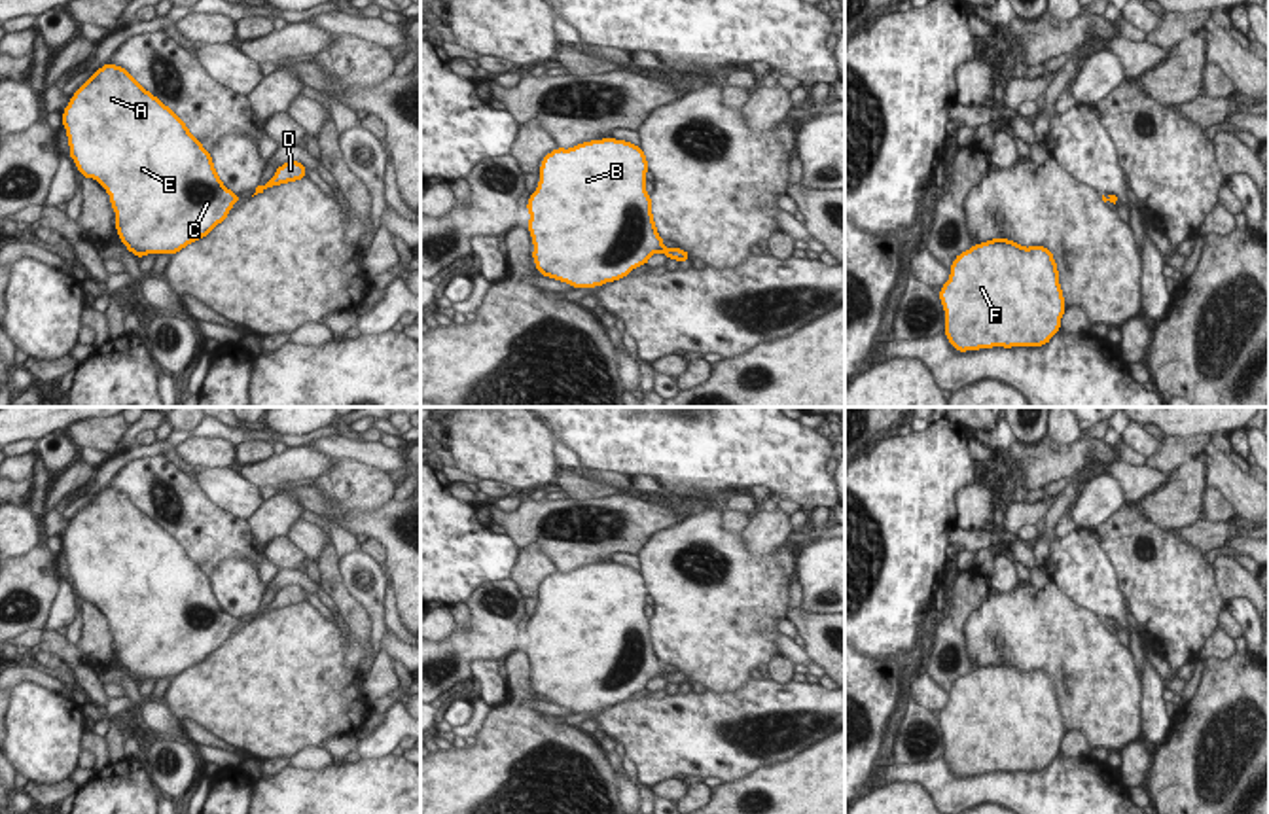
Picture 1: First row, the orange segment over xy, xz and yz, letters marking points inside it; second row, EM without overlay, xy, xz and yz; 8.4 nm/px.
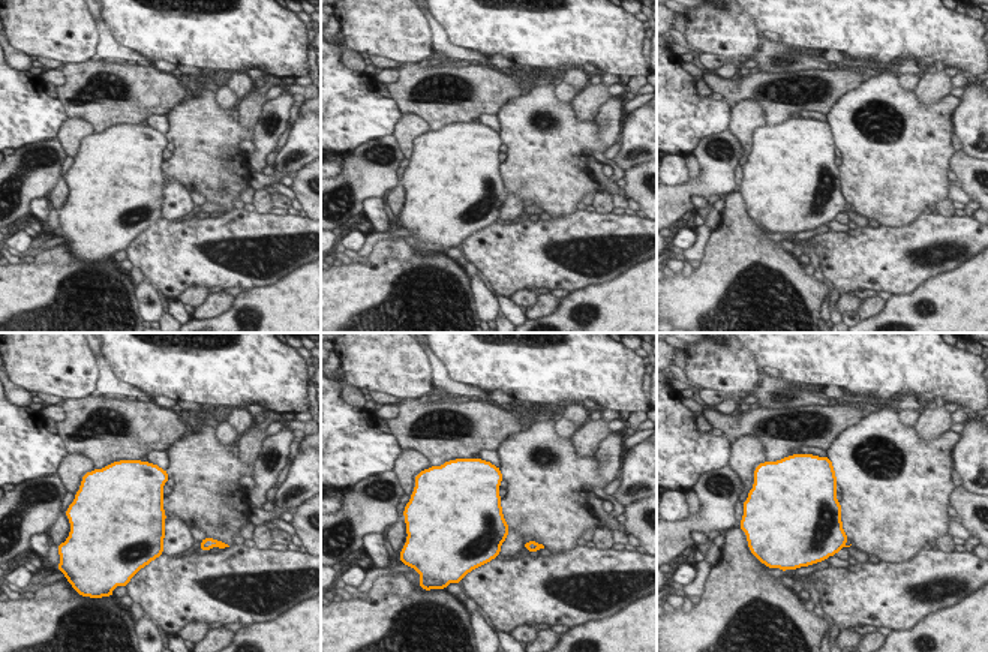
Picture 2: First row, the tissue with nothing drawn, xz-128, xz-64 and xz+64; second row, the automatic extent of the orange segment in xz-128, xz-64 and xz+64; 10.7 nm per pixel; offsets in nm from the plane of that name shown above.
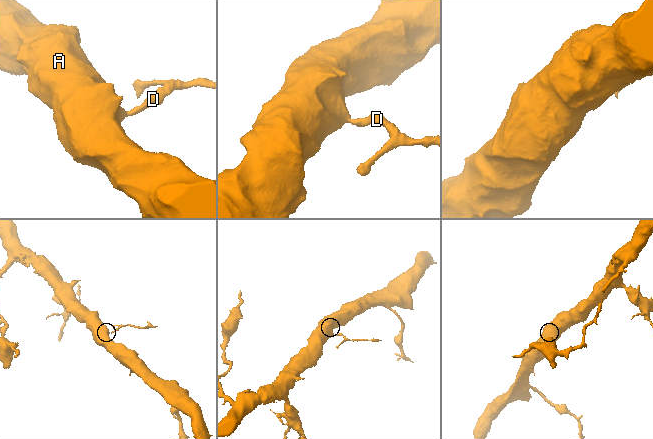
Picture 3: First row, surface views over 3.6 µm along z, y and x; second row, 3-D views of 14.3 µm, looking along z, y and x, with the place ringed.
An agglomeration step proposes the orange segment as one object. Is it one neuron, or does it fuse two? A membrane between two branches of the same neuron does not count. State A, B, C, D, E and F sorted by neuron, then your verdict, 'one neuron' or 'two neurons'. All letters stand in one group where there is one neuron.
groups A B C D E F; one neuron

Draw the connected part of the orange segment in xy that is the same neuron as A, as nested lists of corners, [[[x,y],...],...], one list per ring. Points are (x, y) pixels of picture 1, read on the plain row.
[[[106,487],[72,519],[63,536],[70,581],[83,602],[97,604],[110,619],[121,668],[138,683],[178,678],[206,663],[239,627],[220,604],[210,575],[188,549],[127,492]]]

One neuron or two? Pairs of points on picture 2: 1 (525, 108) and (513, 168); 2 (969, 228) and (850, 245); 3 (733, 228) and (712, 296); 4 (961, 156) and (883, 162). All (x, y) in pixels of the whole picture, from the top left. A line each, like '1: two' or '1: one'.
1: one
2: one
3: one
4: two

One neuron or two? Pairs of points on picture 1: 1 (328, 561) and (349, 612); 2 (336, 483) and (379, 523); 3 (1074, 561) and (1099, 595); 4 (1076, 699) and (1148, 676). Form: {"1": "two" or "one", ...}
{"1": "one", "2": "two", "3": "one", "4": "two"}

